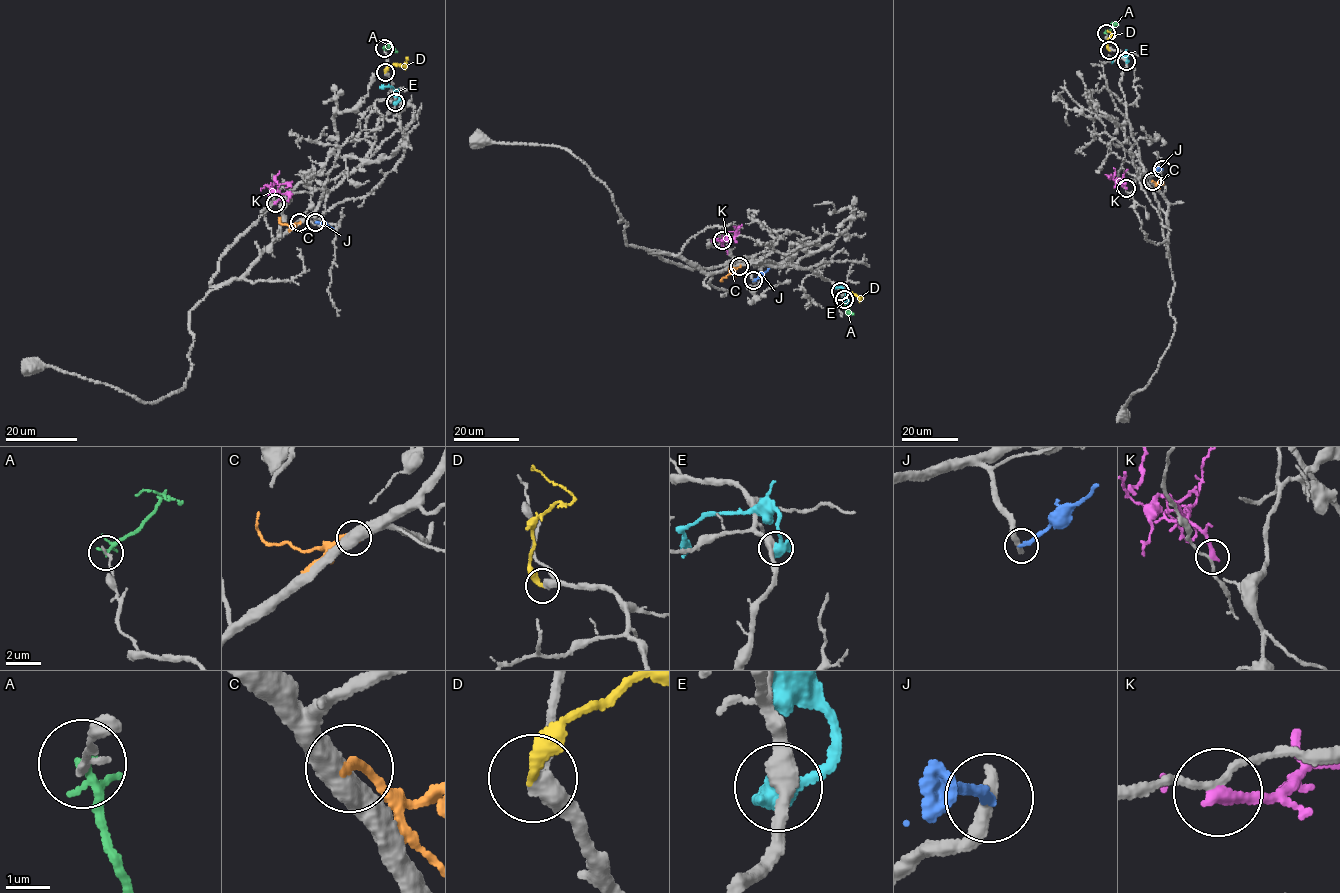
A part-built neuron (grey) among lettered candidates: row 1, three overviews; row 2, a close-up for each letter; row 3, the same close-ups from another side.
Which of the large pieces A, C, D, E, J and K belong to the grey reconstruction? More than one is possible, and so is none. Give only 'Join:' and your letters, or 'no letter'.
Join: D

